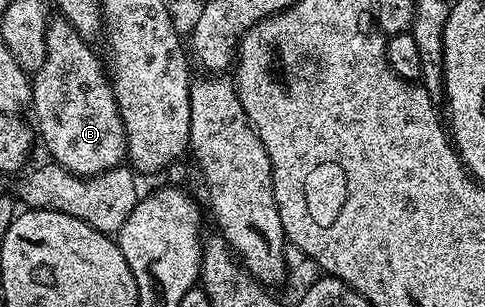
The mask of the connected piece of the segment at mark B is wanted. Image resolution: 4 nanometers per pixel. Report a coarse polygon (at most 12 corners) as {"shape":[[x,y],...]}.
{"shape":[[51,18],[30,111],[54,163],[120,167],[127,135],[104,61]]}

